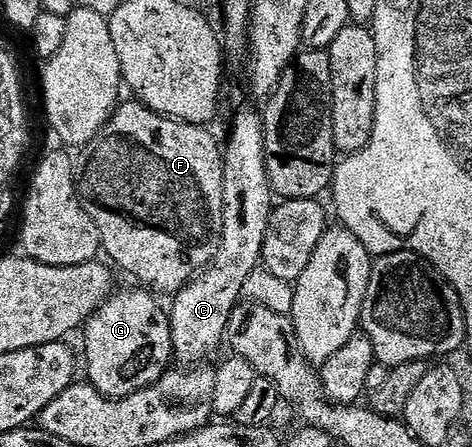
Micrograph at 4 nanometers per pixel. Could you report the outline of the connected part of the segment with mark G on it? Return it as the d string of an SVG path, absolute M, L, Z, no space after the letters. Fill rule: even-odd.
M116 290L111 298L87 320L87 375L92 387L95 387L107 399L128 399L130 395L151 387L158 379L168 374L167 366L173 363L171 344L171 320L168 312L158 303L150 290Z

